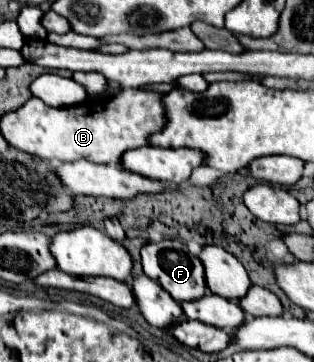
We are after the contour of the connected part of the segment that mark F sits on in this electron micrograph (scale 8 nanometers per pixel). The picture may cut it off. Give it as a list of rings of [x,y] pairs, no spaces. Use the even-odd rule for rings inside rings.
[[[163,239],[159,243],[147,243],[141,249],[143,259],[143,273],[157,281],[175,301],[193,301],[203,297],[205,293],[205,275],[201,261],[189,253],[185,243],[179,243],[177,239]]]

